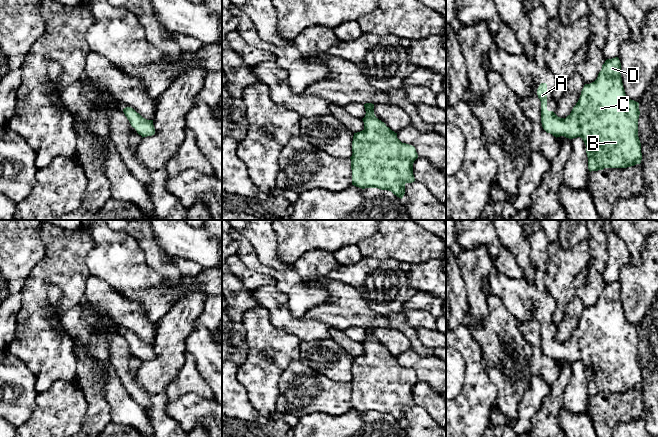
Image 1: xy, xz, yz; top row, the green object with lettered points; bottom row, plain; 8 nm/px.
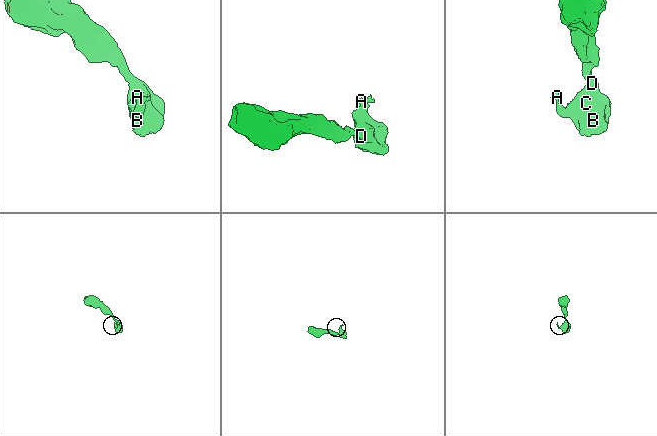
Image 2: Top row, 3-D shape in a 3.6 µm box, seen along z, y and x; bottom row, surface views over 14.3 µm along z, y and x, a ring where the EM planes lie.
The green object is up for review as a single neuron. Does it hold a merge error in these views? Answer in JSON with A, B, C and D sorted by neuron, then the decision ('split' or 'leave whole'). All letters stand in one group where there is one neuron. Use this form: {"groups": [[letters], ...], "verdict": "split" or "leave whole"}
{"groups": [["A", "B", "C", "D"]], "verdict": "leave whole"}

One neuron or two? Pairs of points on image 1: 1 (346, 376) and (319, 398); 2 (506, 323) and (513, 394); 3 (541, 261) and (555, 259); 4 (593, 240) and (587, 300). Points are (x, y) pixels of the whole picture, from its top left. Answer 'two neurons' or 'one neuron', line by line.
1: two neurons
2: one neuron
3: two neurons
4: one neuron

